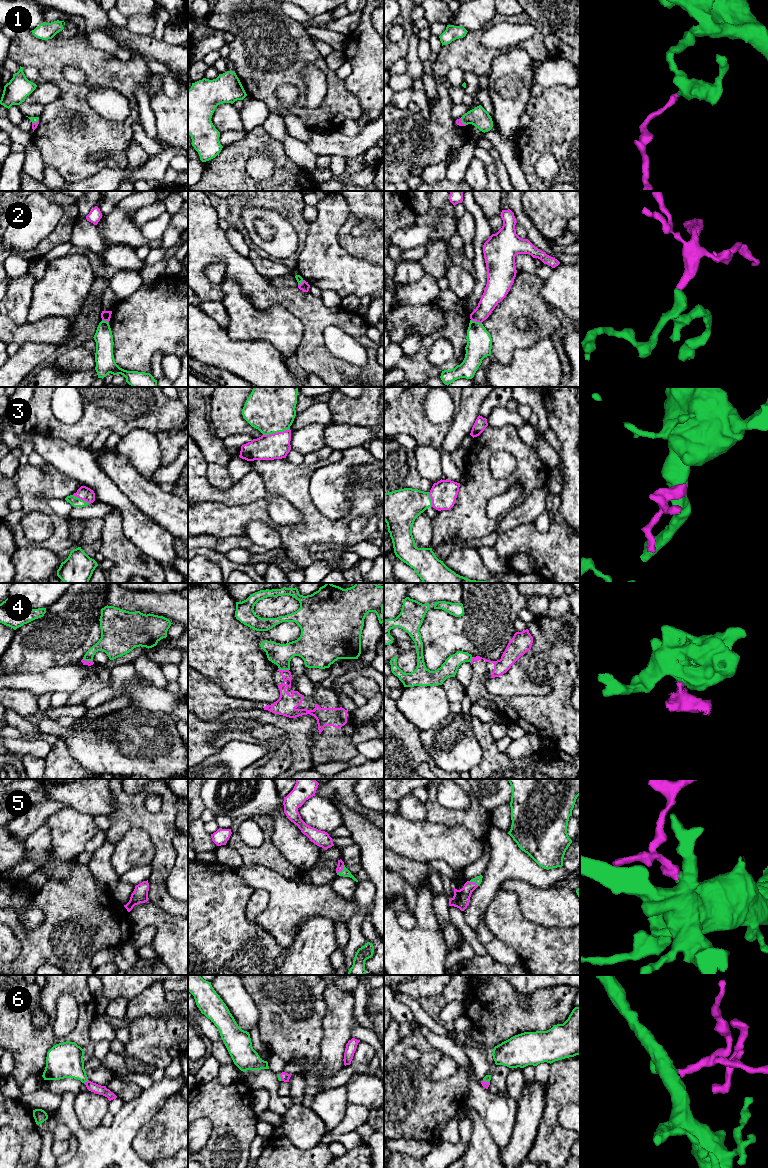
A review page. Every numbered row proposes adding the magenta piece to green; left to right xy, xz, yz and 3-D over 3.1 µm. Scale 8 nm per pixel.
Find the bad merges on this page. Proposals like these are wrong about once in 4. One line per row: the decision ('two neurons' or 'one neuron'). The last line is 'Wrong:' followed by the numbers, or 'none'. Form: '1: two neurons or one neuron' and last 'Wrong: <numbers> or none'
1: one neuron
2: two neurons
3: one neuron
4: two neurons
5: one neuron
6: one neuron
Wrong: 2, 4

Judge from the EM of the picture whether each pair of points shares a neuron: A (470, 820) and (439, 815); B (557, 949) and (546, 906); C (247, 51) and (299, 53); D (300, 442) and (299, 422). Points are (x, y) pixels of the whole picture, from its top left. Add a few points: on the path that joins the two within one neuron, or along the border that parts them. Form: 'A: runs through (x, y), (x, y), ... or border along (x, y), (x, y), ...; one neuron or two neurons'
A: runs through (462, 818), (447, 817); one neuron
B: border along (529, 920), (545, 927), (569, 927); two neurons
C: runs through (260, 51), (286, 51); one neuron
D: border along (322, 424), (308, 423), (291, 431); two neurons

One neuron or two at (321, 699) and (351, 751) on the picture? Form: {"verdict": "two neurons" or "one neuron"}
{"verdict": "one neuron"}

